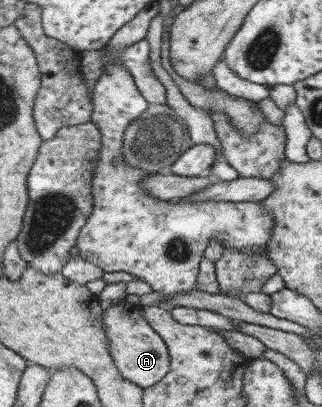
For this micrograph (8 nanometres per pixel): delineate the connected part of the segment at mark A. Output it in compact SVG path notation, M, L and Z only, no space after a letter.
M119 301L102 310L101 322L107 338L107 350L119 371L129 382L142 389L155 384L169 370L169 356L163 339L149 327L145 317L141 315L141 304Z

